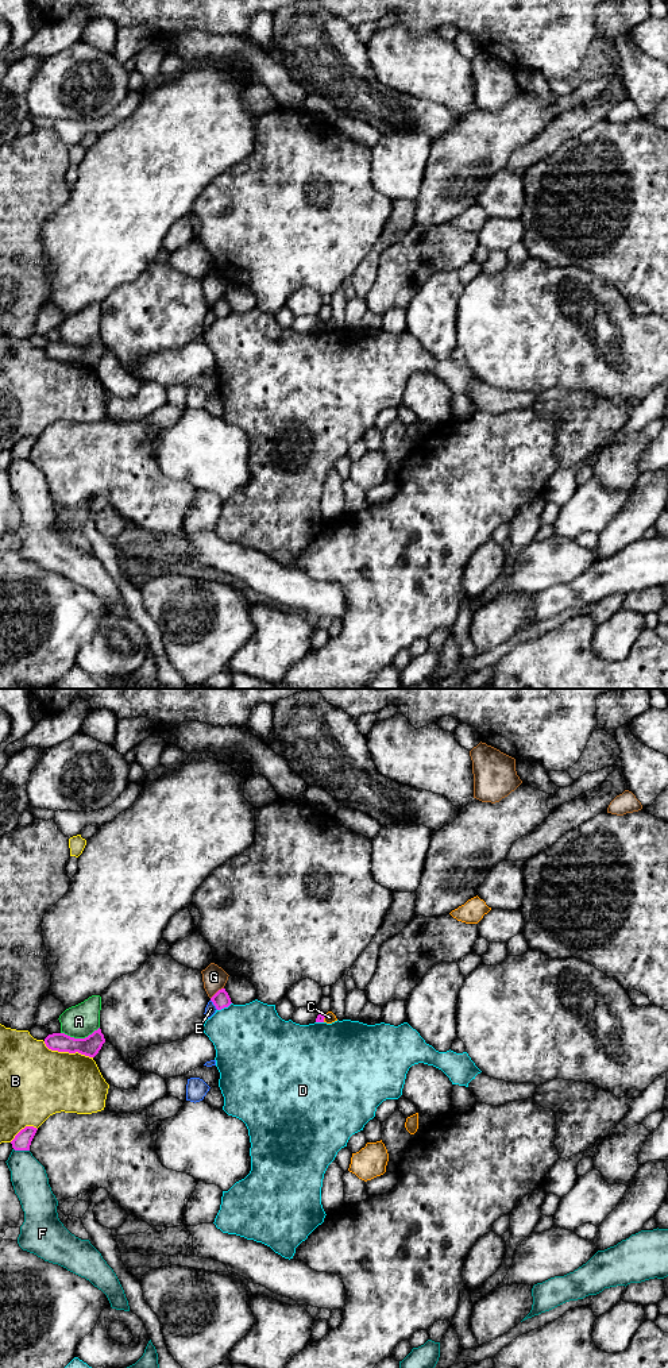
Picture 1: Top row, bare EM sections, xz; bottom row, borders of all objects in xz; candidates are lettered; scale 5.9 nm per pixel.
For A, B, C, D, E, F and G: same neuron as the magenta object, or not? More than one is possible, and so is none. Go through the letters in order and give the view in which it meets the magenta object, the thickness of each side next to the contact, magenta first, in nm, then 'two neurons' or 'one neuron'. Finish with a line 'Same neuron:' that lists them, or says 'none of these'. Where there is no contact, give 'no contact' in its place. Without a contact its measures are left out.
A: contact in xz; calibres 120 and 200 nm; two neurons
B: contact in xz; calibres 120 and 420 nm; two neurons
C: contact in xz; calibres 50 and 60 nm; two neurons
D: contact in xz; calibres 100 and 420 nm; two neurons
E: contact in xz; calibres 100 and 70 nm; two neurons
F: contact in xz; calibres 110 and 220 nm; two neurons
G: contact in xz; calibres 100 and 140 nm; two neurons
Same neuron: none of these

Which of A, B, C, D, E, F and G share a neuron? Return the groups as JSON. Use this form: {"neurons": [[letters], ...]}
{"neurons": [["A"], ["B"], ["C"], ["D"], ["E"], ["F"], ["G"]]}

